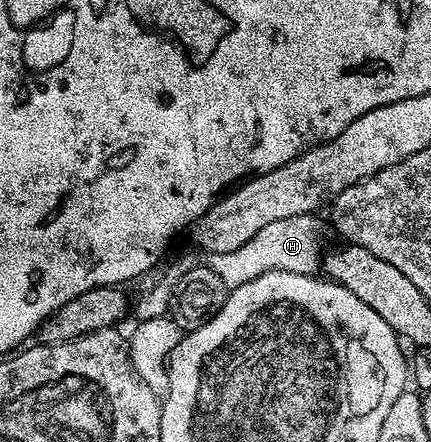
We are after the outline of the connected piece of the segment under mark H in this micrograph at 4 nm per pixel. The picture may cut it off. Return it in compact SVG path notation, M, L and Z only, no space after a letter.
M315 214L286 217L286 221L270 221L258 229L248 241L233 251L225 251L216 259L214 269L229 288L257 279L267 271L289 271L299 275L316 275L322 267L320 223Z

